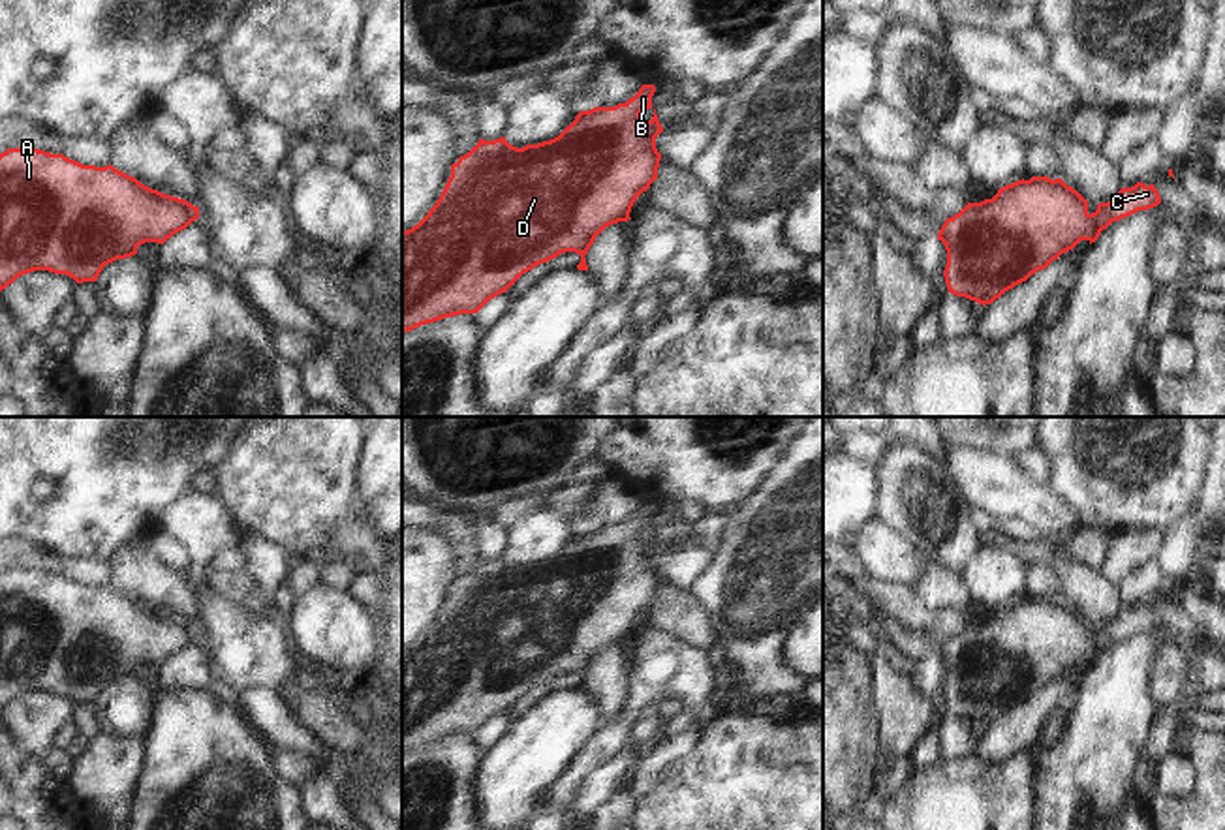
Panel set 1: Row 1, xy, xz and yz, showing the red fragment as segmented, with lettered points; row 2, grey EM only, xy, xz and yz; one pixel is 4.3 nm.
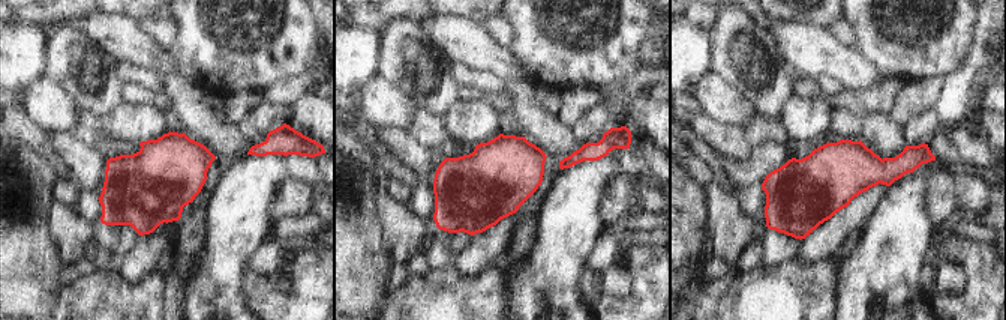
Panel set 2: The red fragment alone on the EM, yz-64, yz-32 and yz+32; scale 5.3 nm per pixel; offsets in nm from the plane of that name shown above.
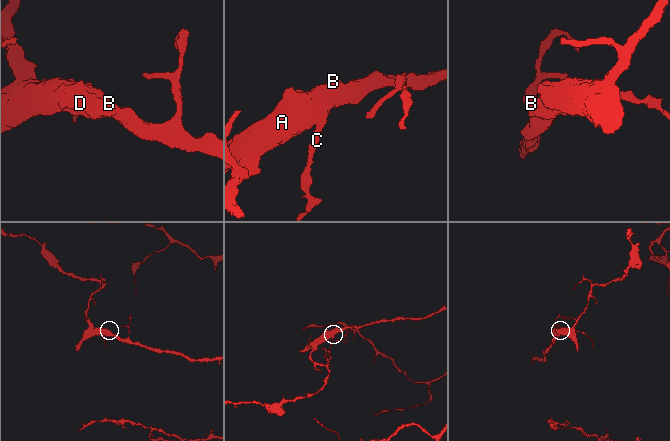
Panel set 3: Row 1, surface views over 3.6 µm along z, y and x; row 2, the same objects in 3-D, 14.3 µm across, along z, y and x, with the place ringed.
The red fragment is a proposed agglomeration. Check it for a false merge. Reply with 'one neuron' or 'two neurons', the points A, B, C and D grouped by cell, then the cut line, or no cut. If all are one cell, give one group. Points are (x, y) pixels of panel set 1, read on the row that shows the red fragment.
one neuron; A B C D; no cut

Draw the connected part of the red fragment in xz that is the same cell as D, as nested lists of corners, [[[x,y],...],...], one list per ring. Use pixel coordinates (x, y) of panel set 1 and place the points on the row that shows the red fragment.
[[[643,85],[639,92],[626,103],[581,111],[575,120],[558,137],[550,141],[517,148],[509,145],[505,137],[494,141],[479,139],[479,143],[468,154],[460,156],[458,161],[451,165],[451,177],[436,205],[417,225],[408,231],[402,231],[402,332],[445,317],[460,314],[477,314],[490,299],[498,297],[500,293],[505,293],[524,272],[558,257],[560,254],[579,254],[581,263],[577,265],[577,269],[588,270],[584,255],[588,254],[596,237],[612,223],[631,220],[629,212],[633,203],[658,178],[661,154],[656,148],[656,137],[663,131],[663,128],[658,120],[656,109],[652,107],[654,92],[654,85]]]

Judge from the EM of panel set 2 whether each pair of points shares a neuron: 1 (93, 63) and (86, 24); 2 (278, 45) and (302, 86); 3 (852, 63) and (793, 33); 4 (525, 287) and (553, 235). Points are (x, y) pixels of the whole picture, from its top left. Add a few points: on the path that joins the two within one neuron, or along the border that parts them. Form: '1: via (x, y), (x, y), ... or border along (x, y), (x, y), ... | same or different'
1: border along (62, 23), (83, 33), (117, 60) | different
2: border along (318, 69), (279, 81), (269, 96) | different
3: via (837, 60), (808, 48) | same
4: via (538, 274), (553, 259), (553, 248) | same

